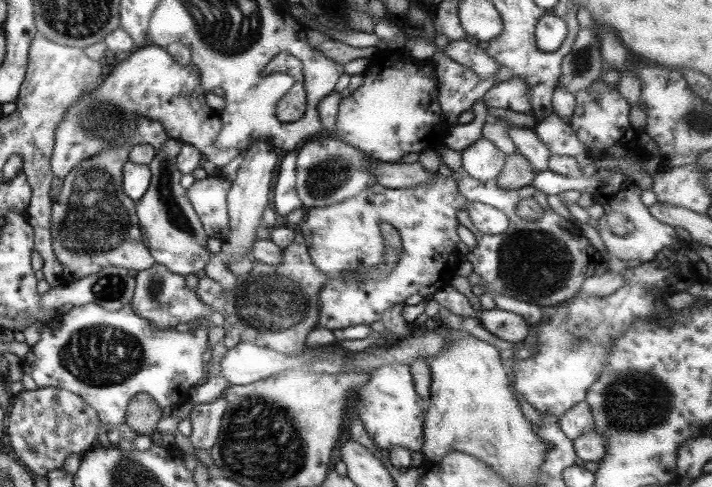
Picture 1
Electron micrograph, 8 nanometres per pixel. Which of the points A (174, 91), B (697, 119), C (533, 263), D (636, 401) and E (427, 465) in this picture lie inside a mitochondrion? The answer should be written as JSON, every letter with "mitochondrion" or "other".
{"A":"other","B":"mitochondrion","C":"mitochondrion","D":"mitochondrion","E":"other"}

